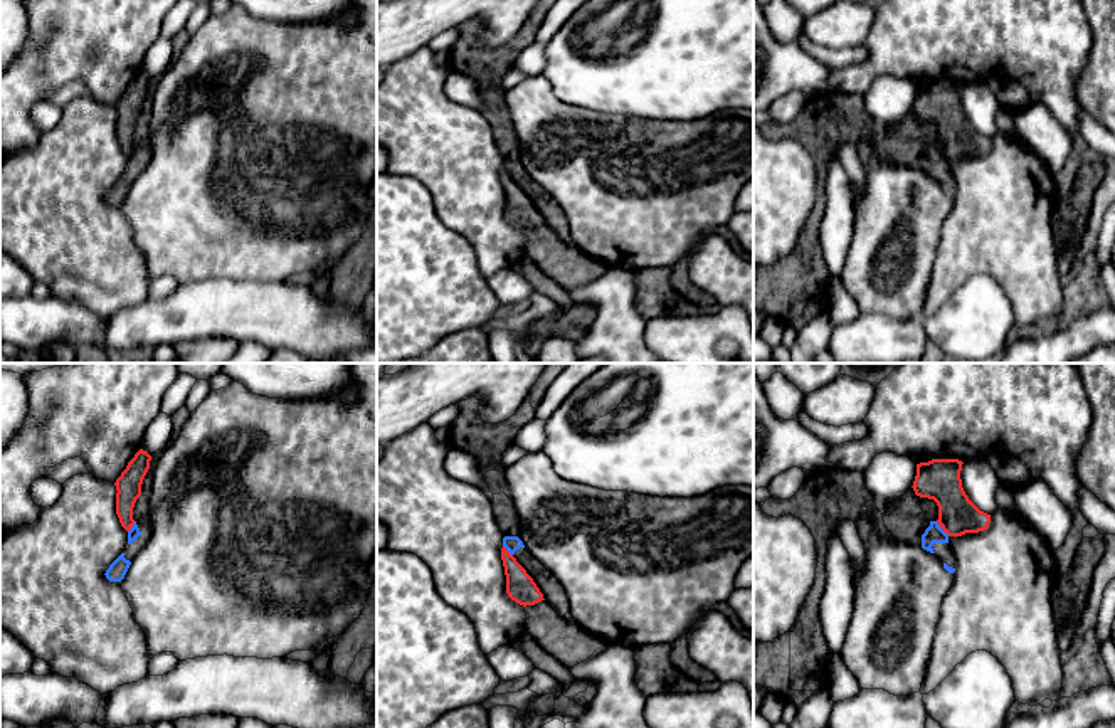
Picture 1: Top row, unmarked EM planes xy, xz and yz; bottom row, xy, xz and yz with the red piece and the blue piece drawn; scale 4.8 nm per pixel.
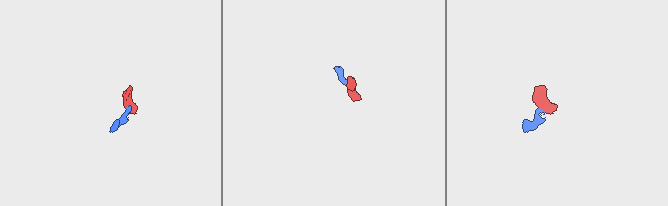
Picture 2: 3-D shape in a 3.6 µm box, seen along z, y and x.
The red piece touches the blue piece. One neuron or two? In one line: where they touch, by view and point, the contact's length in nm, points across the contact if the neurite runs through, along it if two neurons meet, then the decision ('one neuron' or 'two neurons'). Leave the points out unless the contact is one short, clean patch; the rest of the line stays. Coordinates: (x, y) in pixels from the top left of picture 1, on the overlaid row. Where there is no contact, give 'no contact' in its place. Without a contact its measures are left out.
meets red in yz at (942, 528); contact 100 nm long; border along yz (935, 522), (949, 535); two neurons

